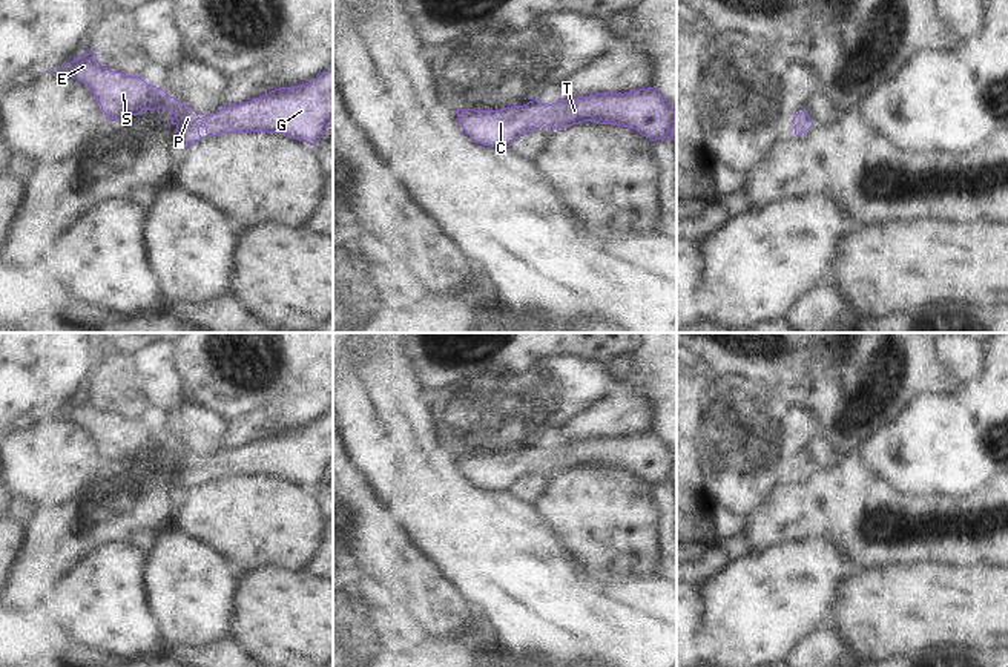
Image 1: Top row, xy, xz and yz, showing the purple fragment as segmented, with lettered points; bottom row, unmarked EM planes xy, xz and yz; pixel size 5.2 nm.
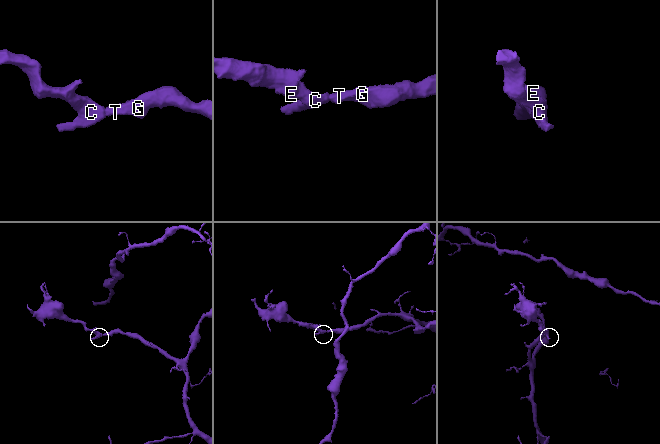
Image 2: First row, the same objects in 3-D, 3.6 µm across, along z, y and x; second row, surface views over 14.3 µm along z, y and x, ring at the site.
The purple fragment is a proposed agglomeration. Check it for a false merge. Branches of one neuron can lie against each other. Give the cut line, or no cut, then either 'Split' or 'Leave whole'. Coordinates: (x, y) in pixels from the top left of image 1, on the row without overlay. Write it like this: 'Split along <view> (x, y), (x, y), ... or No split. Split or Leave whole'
No split. Leave whole

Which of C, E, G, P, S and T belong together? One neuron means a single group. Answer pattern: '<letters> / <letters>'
C E G P S T

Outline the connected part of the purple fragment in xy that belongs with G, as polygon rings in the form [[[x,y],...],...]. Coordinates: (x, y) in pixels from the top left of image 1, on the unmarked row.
[[[89,396],[58,417],[84,426],[109,465],[120,465],[143,454],[167,452],[176,460],[176,469],[183,489],[195,489],[201,485],[199,471],[206,477],[284,477],[310,489],[315,489],[327,475],[333,463],[333,412],[295,431],[279,431],[244,448],[230,448],[218,457],[198,460],[196,454],[180,446],[163,432],[147,428],[141,420],[130,420],[103,411],[94,396]]]

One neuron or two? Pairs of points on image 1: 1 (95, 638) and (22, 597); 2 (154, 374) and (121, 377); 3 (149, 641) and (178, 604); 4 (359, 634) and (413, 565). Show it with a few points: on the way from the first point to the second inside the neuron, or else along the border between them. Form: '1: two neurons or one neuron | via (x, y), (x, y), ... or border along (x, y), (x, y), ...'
1: two neurons | border along (63, 580), (46, 589), (37, 606)
2: two neurons | border along (134, 356), (143, 390), (154, 404)
3: two neurons | border along (149, 592), (149, 606), (161, 624), (166, 647)
4: two neurons | border along (353, 584), (398, 600), (401, 617), (408, 627)

